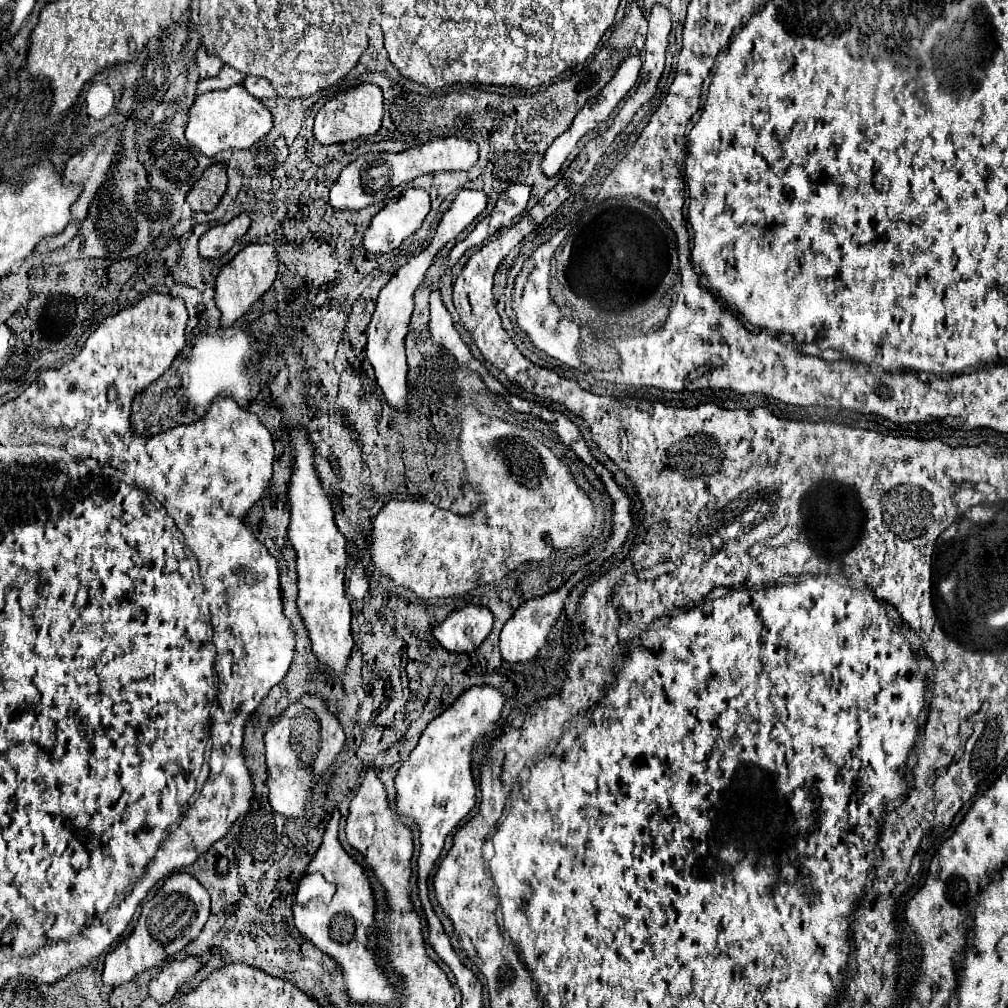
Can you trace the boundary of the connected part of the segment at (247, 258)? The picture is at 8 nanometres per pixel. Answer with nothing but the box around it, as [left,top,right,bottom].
[214,243,278,327]

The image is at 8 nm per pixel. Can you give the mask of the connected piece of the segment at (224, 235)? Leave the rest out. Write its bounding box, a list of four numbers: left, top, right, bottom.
[200,213,250,259]

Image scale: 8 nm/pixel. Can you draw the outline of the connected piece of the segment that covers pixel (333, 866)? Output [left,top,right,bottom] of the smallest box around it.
[292,811,396,1005]

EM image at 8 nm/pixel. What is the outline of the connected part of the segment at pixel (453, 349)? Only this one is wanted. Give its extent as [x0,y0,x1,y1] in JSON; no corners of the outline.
[430,289,472,365]

